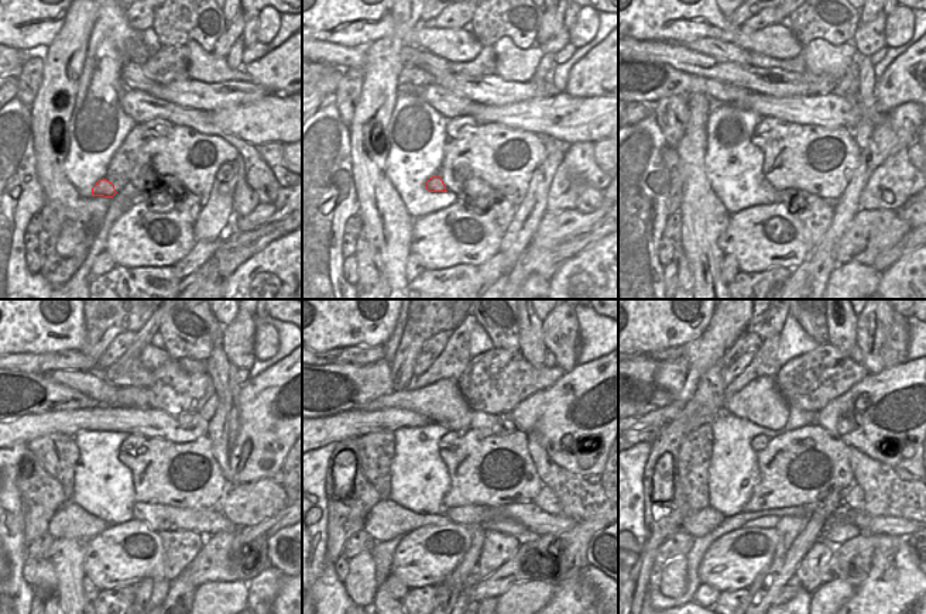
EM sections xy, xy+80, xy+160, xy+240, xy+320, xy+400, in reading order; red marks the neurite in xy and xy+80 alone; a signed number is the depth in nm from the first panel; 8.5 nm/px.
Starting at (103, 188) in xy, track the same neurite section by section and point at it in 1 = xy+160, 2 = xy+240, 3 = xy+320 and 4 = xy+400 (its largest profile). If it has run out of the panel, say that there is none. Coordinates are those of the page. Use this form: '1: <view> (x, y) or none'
1: xy+160 (772, 194)
2: xy+240 (206, 521)
3: xy+320 (538, 522)
4: xy+400 (873, 524)

